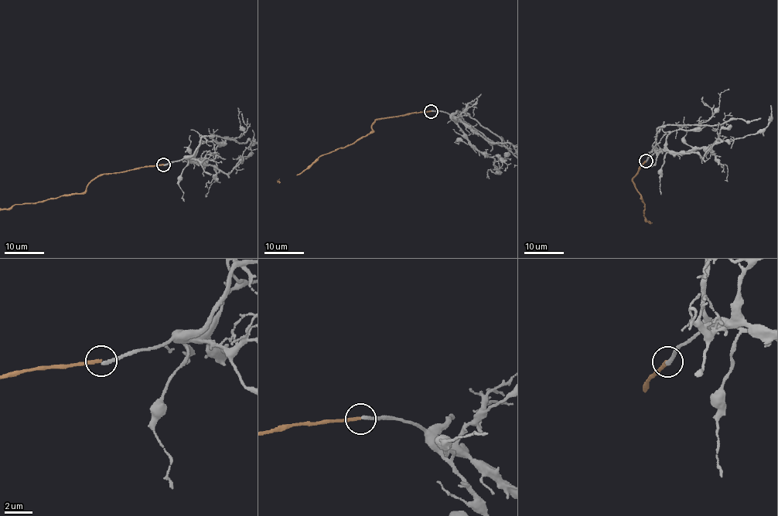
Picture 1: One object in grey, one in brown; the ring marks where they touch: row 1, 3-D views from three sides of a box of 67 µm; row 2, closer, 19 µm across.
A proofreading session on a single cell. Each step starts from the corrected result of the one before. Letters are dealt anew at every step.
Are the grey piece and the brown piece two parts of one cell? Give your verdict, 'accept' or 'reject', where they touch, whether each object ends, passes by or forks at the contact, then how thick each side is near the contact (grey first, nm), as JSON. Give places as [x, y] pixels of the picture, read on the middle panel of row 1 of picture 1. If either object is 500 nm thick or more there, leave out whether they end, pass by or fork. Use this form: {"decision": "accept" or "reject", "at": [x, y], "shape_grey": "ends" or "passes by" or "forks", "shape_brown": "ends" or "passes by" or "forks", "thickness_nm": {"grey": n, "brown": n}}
{"decision": "reject", "at": [431, 111], "shape_grey": "ends", "shape_brown": "ends", "thickness_nm": {"grey": 260, "brown": 240}}

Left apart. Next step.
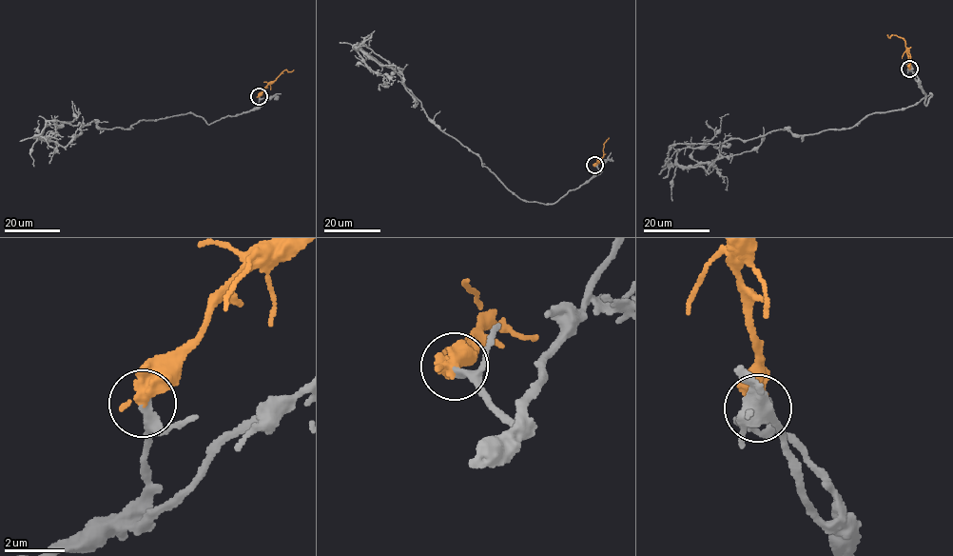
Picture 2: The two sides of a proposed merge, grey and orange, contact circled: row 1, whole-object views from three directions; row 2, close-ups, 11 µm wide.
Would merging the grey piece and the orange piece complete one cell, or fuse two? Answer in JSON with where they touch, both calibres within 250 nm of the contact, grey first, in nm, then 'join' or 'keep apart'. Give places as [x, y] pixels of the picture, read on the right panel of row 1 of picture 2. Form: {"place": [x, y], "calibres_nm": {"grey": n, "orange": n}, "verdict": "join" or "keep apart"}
{"place": [909, 69], "calibres_nm": {"grey": 220, "orange": 460}, "verdict": "join"}

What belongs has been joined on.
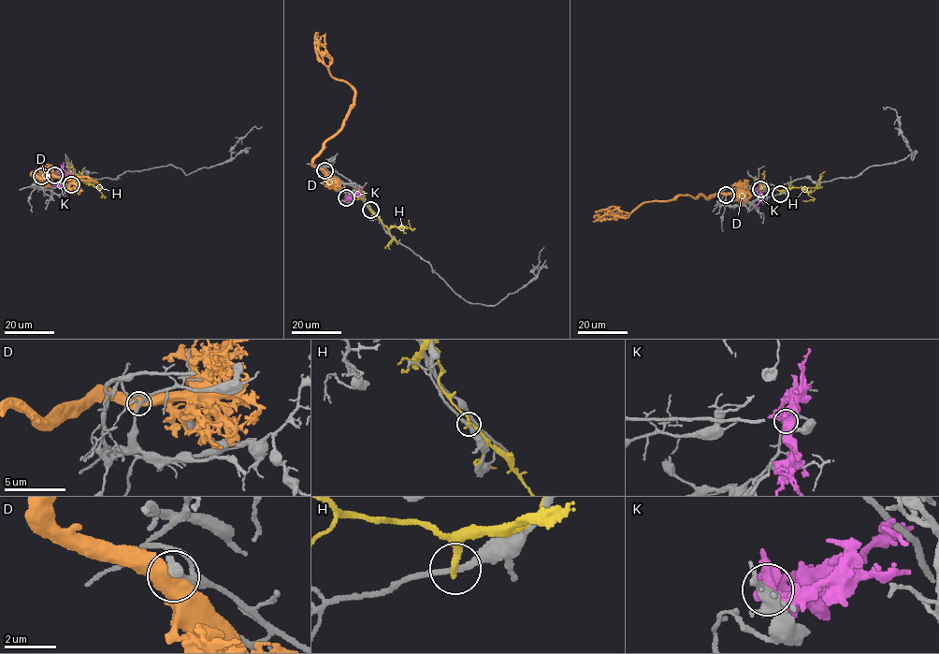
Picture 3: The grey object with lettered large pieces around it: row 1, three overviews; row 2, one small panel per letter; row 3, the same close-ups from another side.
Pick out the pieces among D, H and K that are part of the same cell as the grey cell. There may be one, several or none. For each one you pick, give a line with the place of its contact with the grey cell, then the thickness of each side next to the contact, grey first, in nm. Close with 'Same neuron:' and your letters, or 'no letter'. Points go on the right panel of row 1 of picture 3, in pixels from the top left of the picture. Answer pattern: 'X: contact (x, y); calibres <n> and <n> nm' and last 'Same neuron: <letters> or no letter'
Same neuron: no letter

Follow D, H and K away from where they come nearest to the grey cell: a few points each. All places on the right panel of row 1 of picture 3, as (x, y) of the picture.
D: (727, 195), (712, 194), (706, 197), (678, 195), (644, 202), (628, 214), (621, 215), (607, 210), (595, 211)
H: (780, 194), (787, 189), (804, 187), (815, 198), (803, 200)
K: (760, 189), (761, 198), (756, 209)

